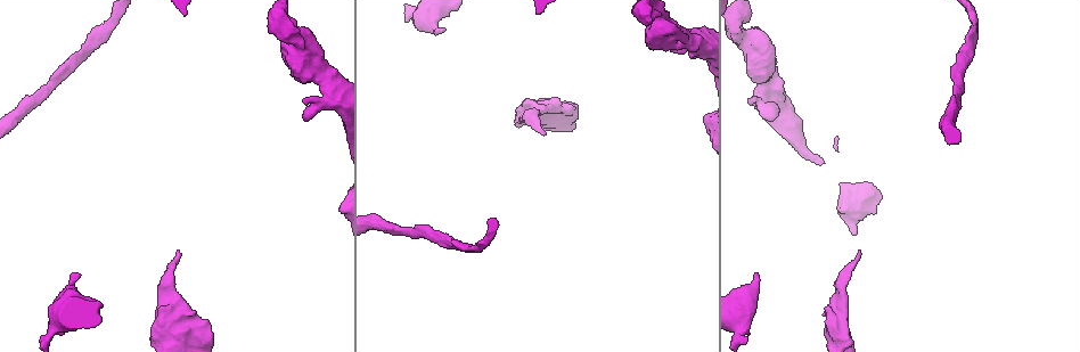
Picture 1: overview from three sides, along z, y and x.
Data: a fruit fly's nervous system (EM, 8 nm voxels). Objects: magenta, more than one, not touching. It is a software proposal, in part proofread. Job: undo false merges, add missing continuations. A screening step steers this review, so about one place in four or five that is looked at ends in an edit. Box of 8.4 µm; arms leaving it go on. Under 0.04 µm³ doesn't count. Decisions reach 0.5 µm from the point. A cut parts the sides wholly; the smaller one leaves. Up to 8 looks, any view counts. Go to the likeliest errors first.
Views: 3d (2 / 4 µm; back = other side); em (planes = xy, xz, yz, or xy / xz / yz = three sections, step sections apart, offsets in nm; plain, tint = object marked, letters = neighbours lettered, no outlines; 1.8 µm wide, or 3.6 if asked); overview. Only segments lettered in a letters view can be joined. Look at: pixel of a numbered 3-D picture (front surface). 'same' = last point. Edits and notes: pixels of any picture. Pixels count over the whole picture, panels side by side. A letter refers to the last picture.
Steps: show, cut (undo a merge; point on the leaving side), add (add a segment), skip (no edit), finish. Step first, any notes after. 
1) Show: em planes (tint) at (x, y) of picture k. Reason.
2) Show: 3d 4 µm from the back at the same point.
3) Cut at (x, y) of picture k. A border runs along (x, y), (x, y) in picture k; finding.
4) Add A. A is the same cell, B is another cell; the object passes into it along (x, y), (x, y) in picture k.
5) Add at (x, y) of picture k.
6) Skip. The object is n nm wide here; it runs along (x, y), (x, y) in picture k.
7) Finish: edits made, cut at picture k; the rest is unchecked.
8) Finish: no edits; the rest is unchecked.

Show: em planes (letters) at (543, 135) of picture 1. Tapers out.

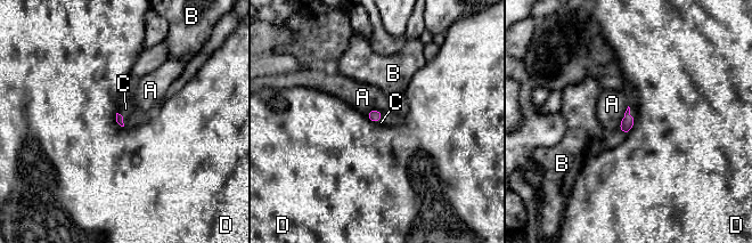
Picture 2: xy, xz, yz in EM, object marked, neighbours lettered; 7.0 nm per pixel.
Add C. The longest contact is with A, 190 nm; C is the same cell, A, B and D are other cells; the neuron continues.

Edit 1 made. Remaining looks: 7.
Show: overview. Redraw.

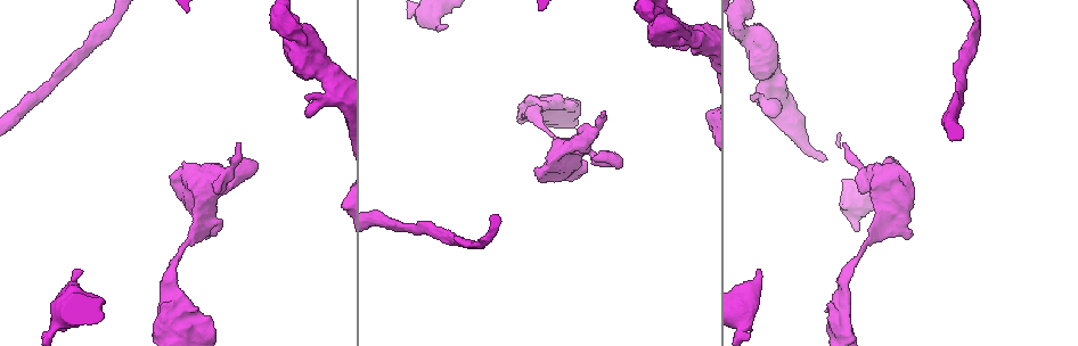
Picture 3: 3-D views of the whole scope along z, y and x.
Show: em planes (letters) at (324, 65) of picture 3. Two arms in line, one across.

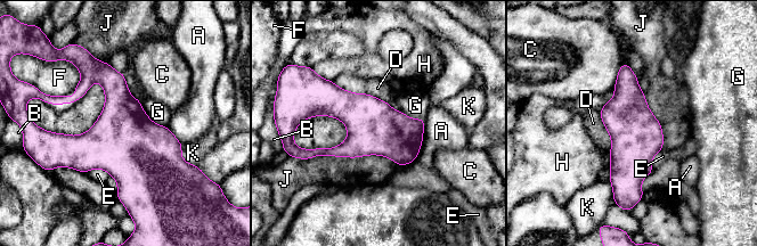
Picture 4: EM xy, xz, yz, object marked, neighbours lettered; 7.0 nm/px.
Skip. The object is 360 nm wide here; A, B, C, D, E, F, G, H, J and K are other cells; one neuron here.

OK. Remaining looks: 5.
Show: em 3.6 µm planes (letters) at (759, 269) of picture 3. Thick end.

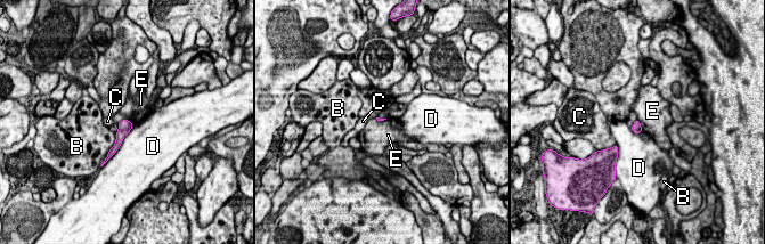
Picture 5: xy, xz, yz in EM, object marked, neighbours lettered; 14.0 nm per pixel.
Skip. The longest contact is with D, 550 nm; B, C, D and E are other cells; a border runs along (637, 119), (642, 131) in picture 5; no lettered segment goes on from it.

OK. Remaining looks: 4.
Finish: edits made, add at picture 2; the rest is unchecked.

